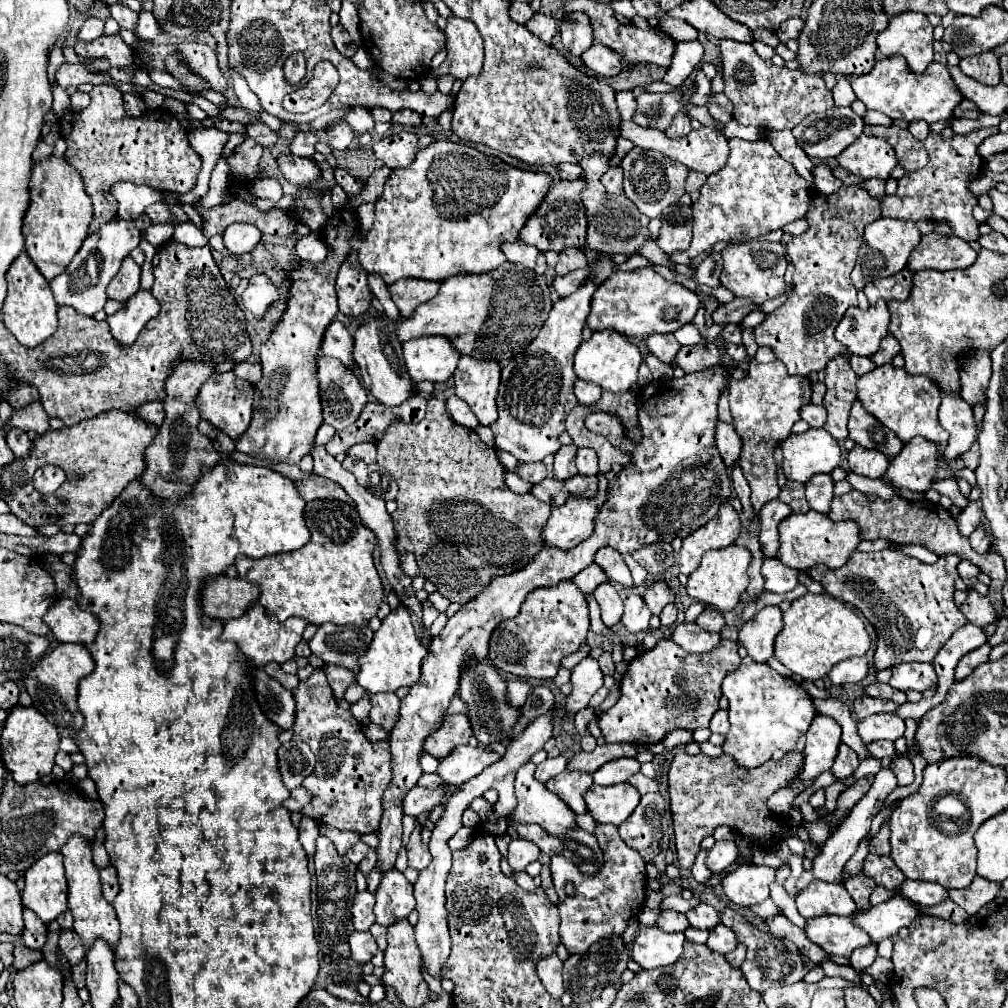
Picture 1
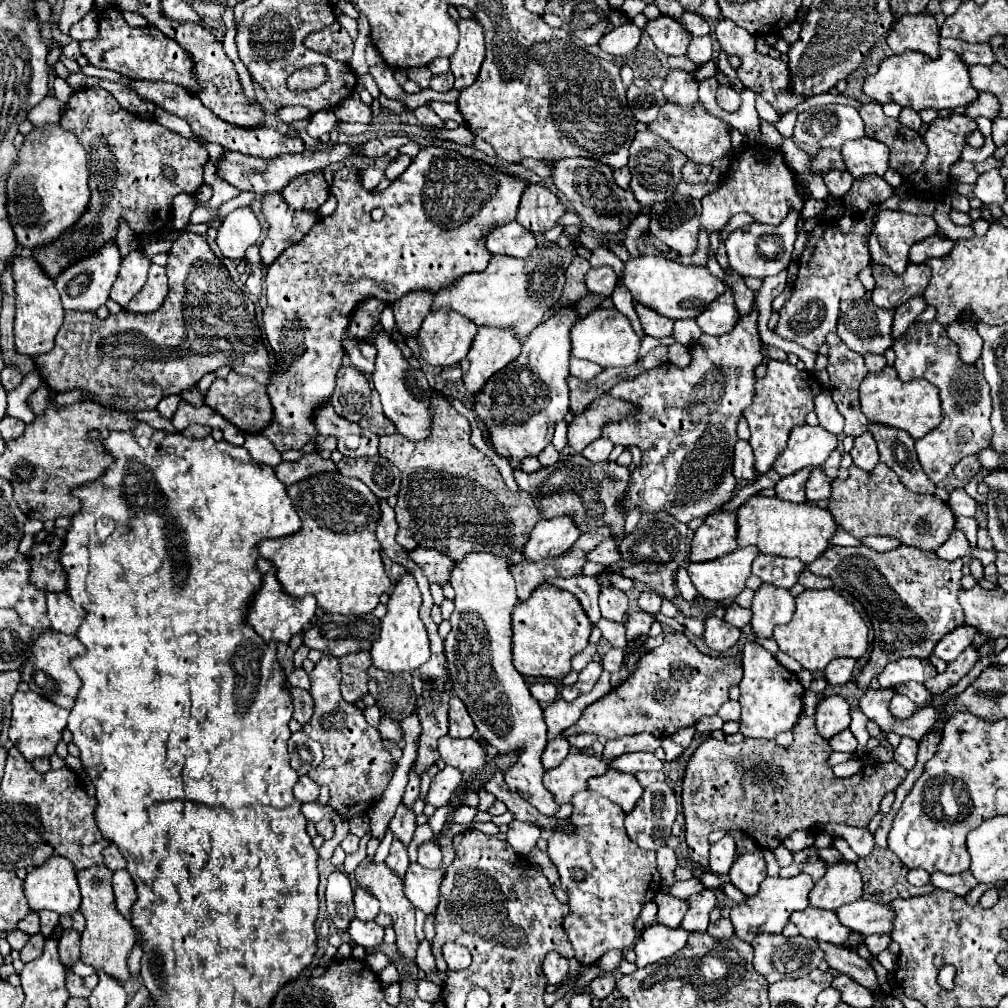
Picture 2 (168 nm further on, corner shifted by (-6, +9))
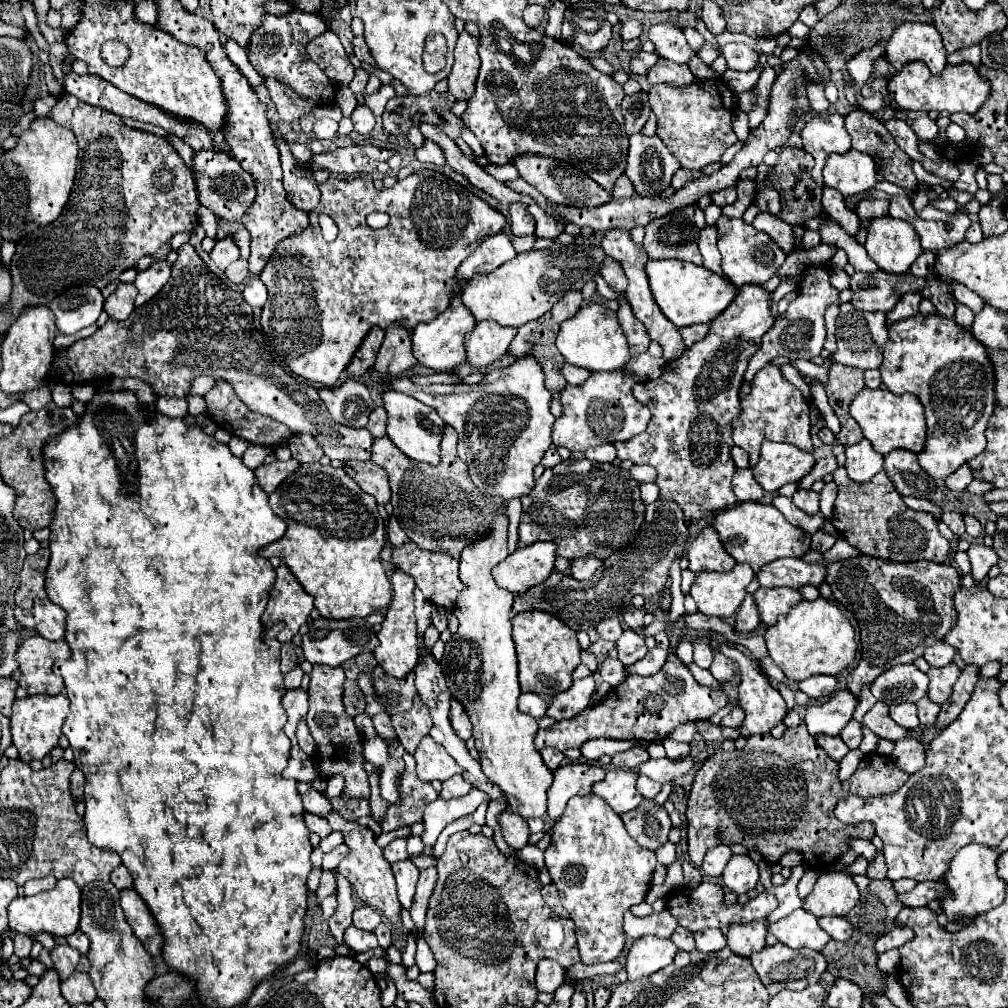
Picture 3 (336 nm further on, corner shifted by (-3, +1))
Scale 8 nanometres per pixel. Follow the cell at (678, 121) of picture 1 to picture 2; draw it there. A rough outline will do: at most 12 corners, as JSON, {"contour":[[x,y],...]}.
{"contour":[[684,70],[664,78],[662,94],[678,104],[698,100],[698,82]]}

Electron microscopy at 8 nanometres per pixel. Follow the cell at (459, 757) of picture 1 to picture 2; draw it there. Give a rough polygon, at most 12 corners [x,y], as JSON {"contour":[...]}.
{"contour":[[472,738],[438,740],[438,752],[448,766],[464,774],[484,768],[486,752]]}

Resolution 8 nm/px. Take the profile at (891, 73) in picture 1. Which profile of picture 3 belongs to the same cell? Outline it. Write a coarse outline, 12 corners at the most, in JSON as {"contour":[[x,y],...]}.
{"contour":[[907,62],[887,80],[901,110],[977,112],[989,94],[971,64],[933,76]]}

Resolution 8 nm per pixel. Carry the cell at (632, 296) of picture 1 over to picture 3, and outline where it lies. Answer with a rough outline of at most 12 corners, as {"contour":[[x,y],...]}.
{"contour":[[649,260],[657,306],[677,328],[711,322],[737,288],[681,260]]}

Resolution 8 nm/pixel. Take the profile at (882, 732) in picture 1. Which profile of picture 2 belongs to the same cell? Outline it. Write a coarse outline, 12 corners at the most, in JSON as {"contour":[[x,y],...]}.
{"contour":[[894,694],[890,712],[906,720],[916,712],[916,704],[904,694]]}

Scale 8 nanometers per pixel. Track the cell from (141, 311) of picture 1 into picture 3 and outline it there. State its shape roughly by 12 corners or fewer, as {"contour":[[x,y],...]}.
{"contour":[[159,260],[139,272],[135,306],[149,302],[167,284],[171,266]]}

